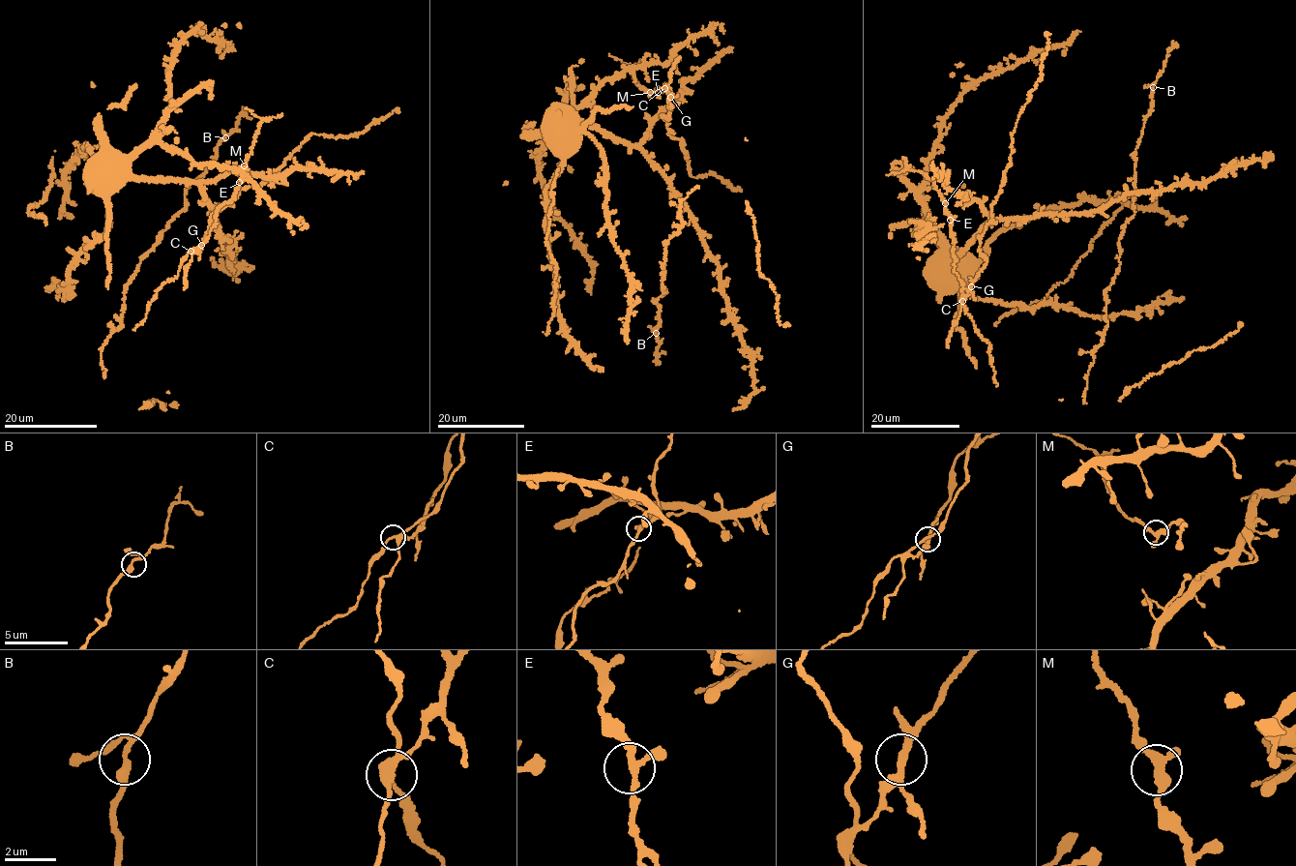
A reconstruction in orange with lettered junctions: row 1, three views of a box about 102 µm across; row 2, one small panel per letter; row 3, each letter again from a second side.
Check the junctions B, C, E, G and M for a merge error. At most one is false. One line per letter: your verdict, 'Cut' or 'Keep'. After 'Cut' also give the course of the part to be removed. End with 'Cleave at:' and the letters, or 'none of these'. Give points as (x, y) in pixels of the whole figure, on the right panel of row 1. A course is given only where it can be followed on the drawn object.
B: Keep
C: Keep
E: Keep
G: Cut. Course of the part to remove: (971, 286), (975, 299)
M: Keep
Cleave at: G

